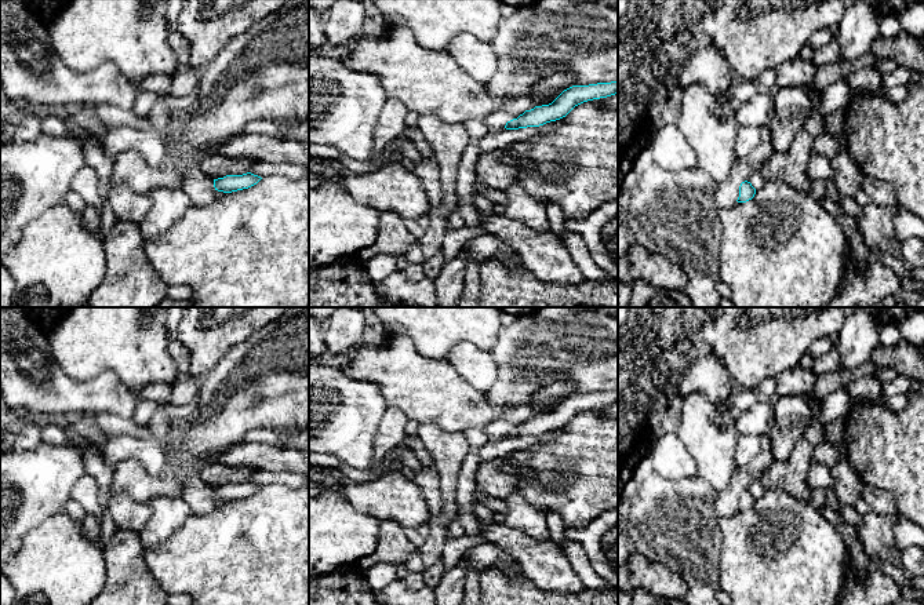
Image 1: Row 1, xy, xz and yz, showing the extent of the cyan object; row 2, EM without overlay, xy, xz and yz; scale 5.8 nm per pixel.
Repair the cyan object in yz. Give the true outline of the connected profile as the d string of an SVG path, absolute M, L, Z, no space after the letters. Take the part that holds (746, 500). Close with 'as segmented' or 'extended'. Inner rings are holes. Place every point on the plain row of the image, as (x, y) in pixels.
M745 489L741 492L739 495L739 506L738 506L738 511L746 511L749 509L752 509L756 503L756 498L752 495L750 491Z; as segmented

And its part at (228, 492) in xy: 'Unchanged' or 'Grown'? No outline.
Unchanged

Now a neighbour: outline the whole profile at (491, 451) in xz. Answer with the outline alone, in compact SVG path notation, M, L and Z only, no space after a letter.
M550 430L539 435L527 435L527 437L519 437L519 438L505 438L499 442L487 442L483 448L480 448L476 453L481 462L490 462L499 458L503 458L505 455L509 455L510 452L520 451L528 447L535 445L546 445L556 440L560 435L561 430Z

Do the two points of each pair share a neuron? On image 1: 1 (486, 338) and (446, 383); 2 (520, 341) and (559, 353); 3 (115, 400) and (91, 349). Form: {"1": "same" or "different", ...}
{"1": "different", "2": "same", "3": "different"}

